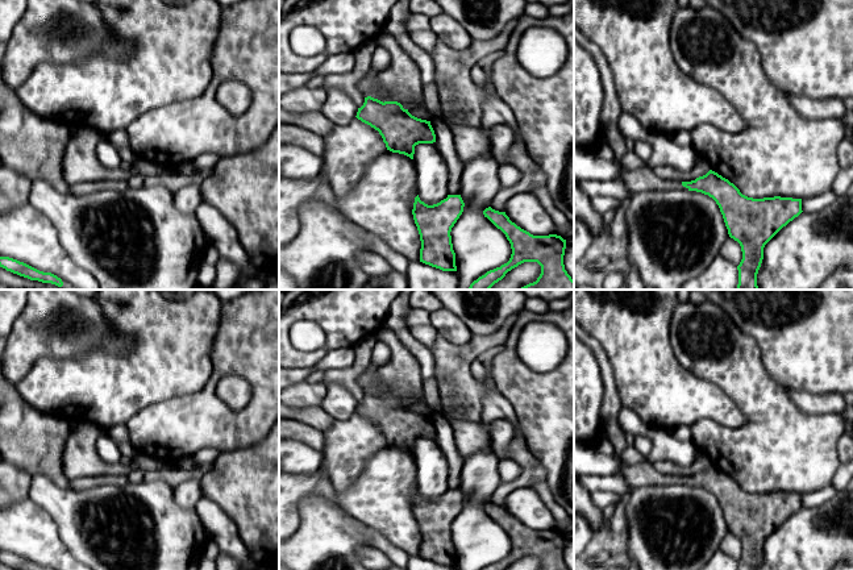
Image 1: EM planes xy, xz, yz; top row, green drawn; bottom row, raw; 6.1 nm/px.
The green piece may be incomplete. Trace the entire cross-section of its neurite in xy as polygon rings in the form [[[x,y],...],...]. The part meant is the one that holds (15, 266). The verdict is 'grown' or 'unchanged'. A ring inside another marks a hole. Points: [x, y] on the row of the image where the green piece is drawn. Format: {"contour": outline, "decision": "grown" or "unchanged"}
{"contour": [[[0,257],[0,267],[13,274],[17,274],[20,276],[28,278],[30,280],[38,280],[42,283],[55,284],[61,287],[62,290],[79,290],[74,287],[72,284],[70,284],[66,279],[58,278],[57,275],[51,272],[39,271],[24,262],[20,262],[9,257]]], "decision": "grown"}

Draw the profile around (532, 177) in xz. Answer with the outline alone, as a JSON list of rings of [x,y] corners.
[[[513,142],[508,157],[508,162],[521,171],[521,179],[512,187],[502,188],[492,199],[490,207],[495,211],[504,212],[507,201],[517,195],[532,192],[538,187],[546,187],[546,175],[540,166],[528,155],[523,142]]]

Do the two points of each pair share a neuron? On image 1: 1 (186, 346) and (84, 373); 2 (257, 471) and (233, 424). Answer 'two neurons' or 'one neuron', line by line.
1: one neuron
2: two neurons

